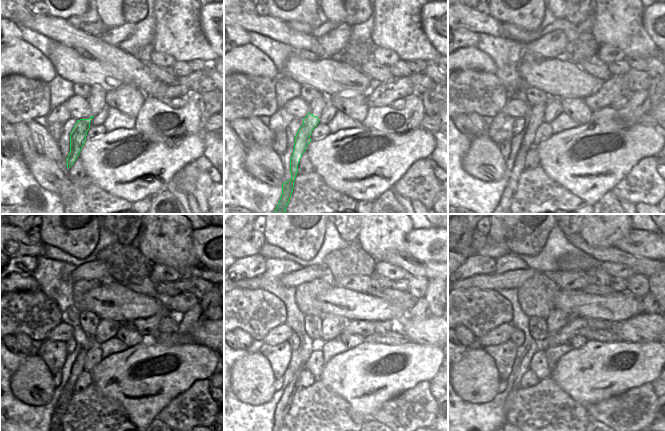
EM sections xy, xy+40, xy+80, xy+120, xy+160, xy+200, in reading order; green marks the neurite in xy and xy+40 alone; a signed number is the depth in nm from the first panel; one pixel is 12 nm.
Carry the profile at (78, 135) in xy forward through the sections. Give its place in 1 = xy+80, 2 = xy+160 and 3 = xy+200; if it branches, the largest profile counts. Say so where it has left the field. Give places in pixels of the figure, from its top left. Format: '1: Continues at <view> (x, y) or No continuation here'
1: Continues at xy+80 (535, 121)
2: Continues at xy+160 (283, 406)
3: Continues at xy+200 (511, 396).

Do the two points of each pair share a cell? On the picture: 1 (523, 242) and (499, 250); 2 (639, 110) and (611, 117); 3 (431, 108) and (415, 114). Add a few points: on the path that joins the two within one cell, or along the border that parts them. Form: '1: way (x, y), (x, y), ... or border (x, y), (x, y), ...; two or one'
1: border (487, 235), (495, 240), (503, 241), (510, 252); two
2: way (632, 113), (627, 117), (618, 117); one
3: border (421, 95), (425, 114); two

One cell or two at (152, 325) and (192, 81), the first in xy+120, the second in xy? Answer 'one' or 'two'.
one

